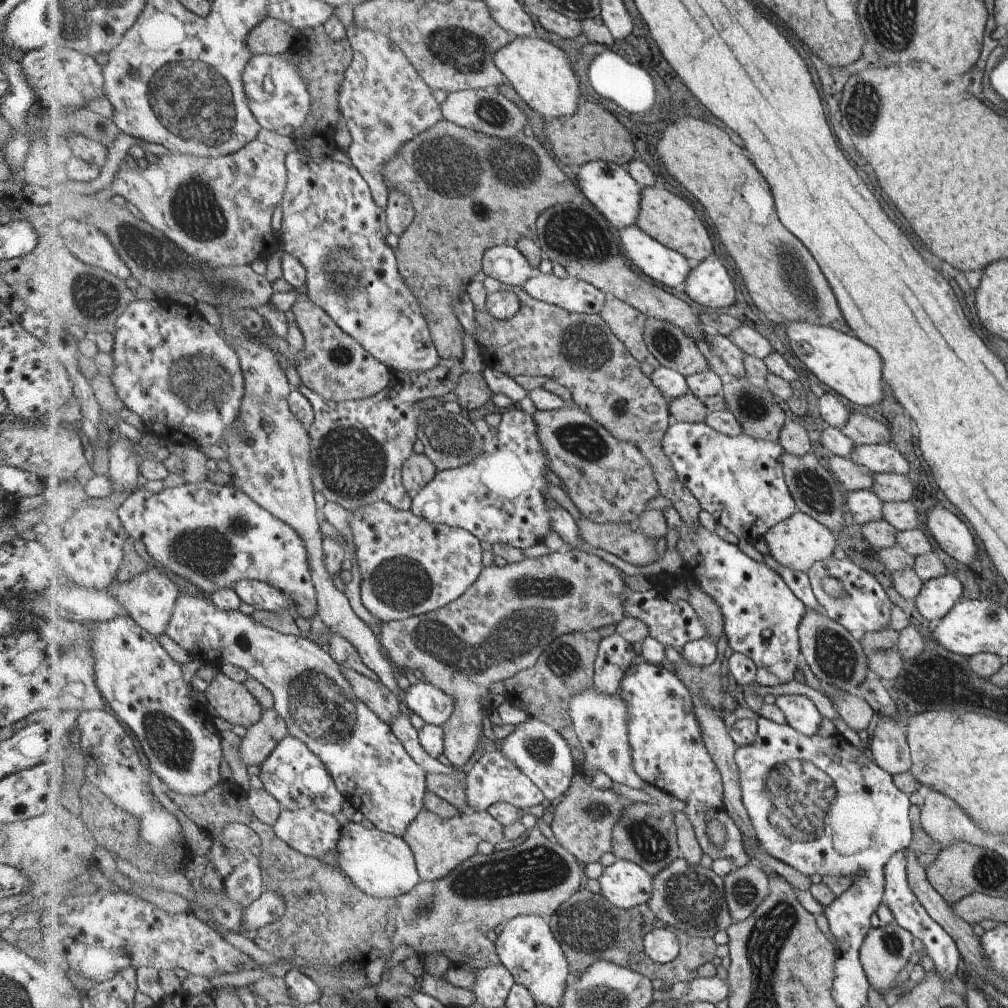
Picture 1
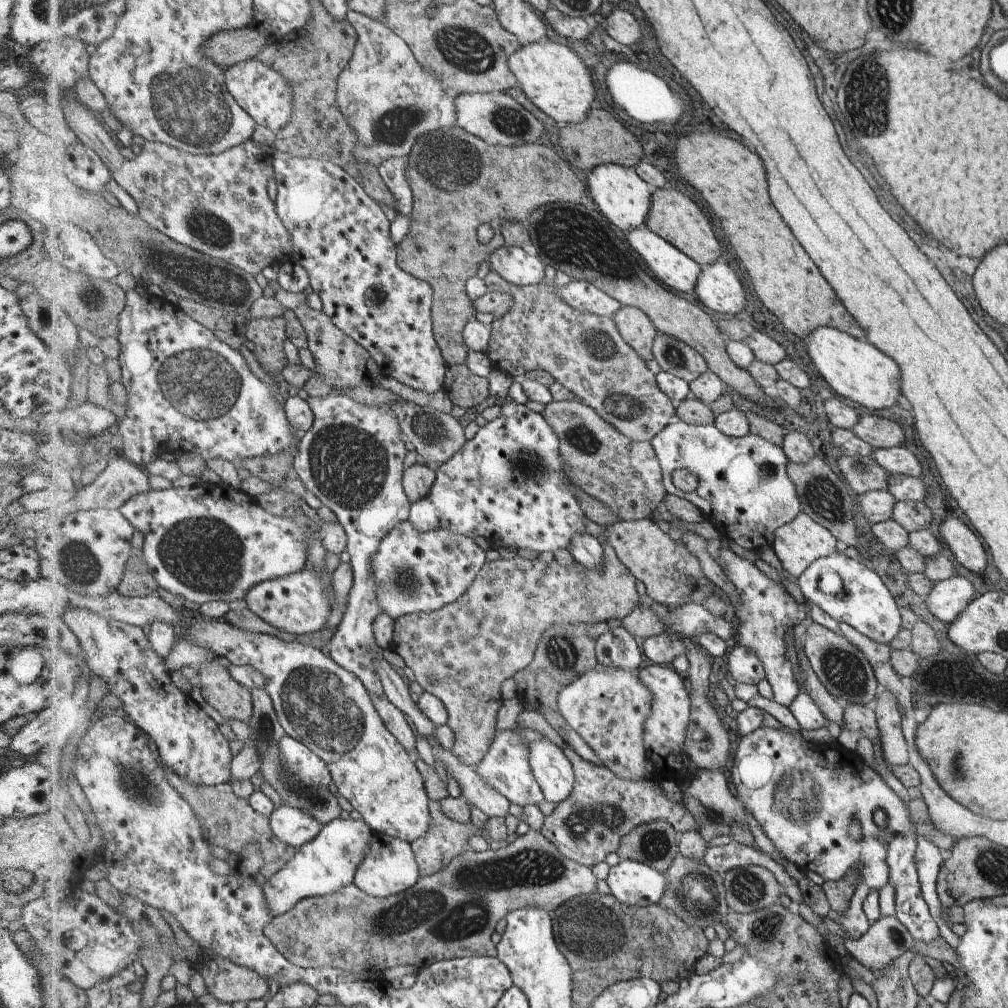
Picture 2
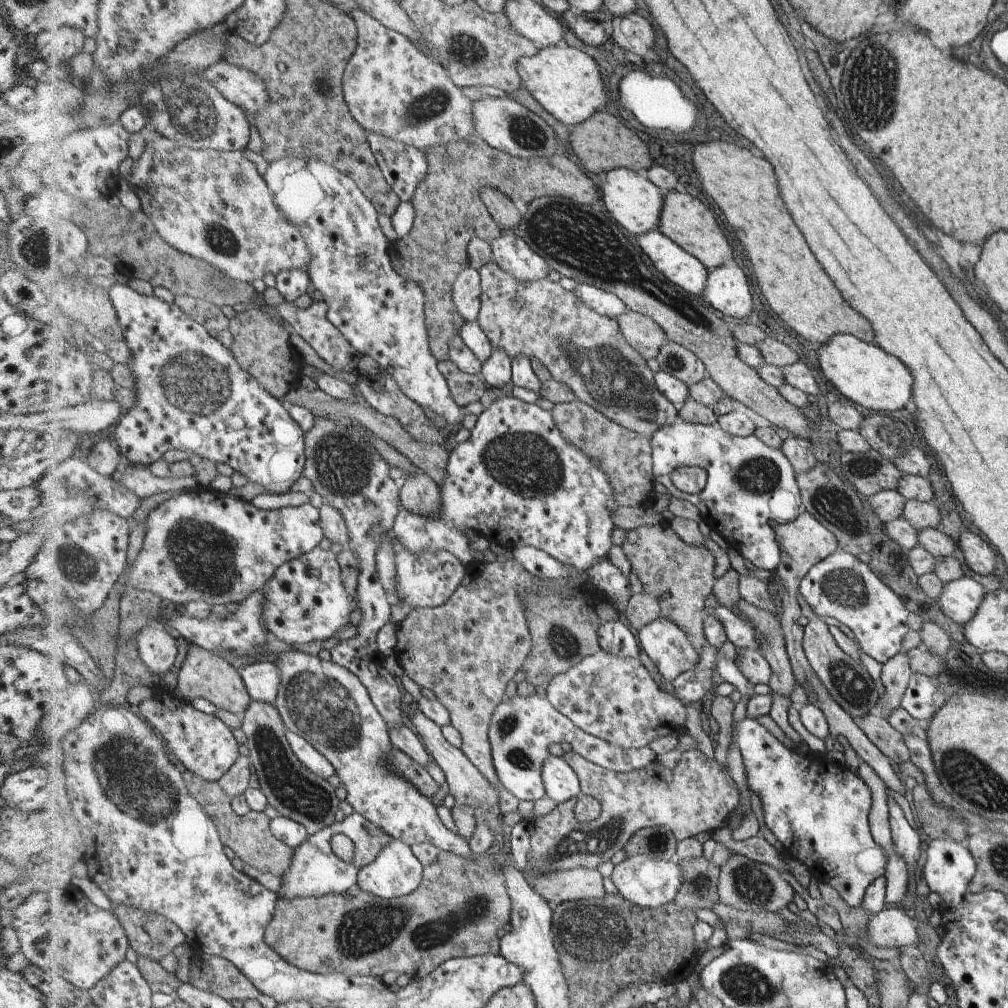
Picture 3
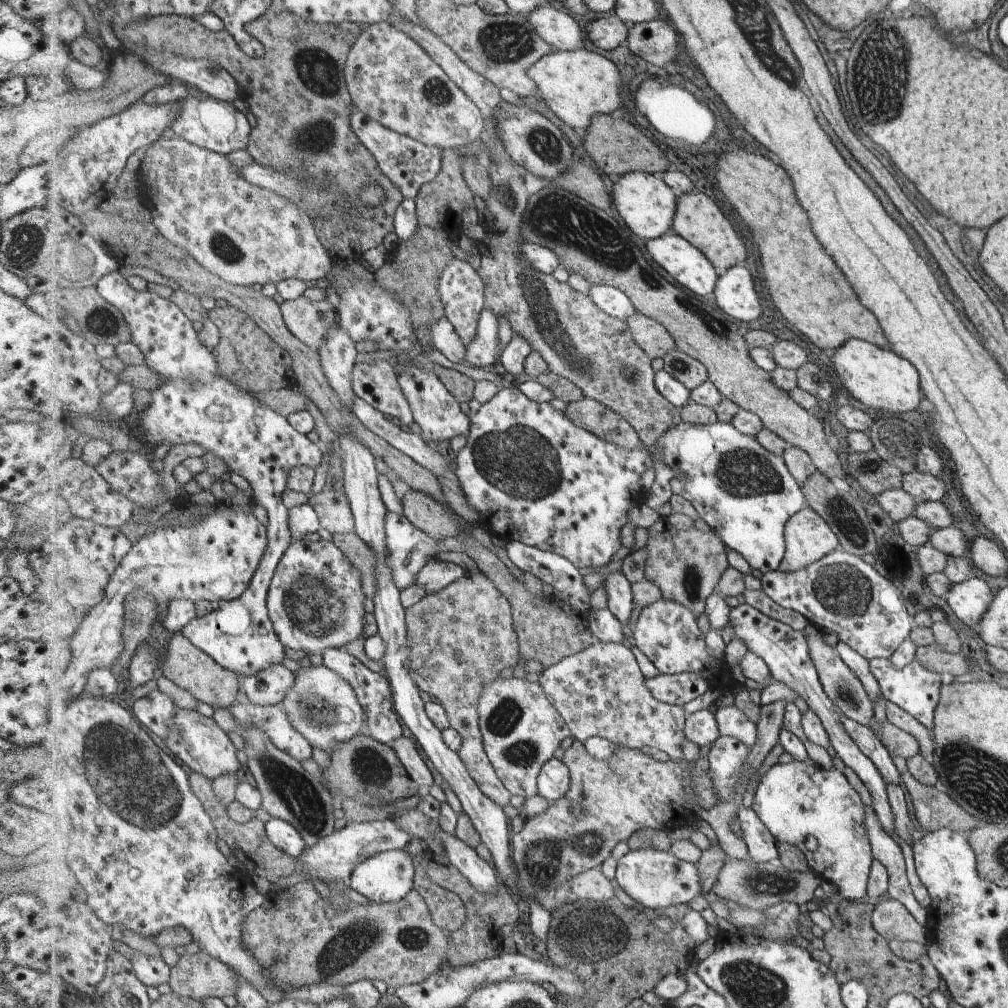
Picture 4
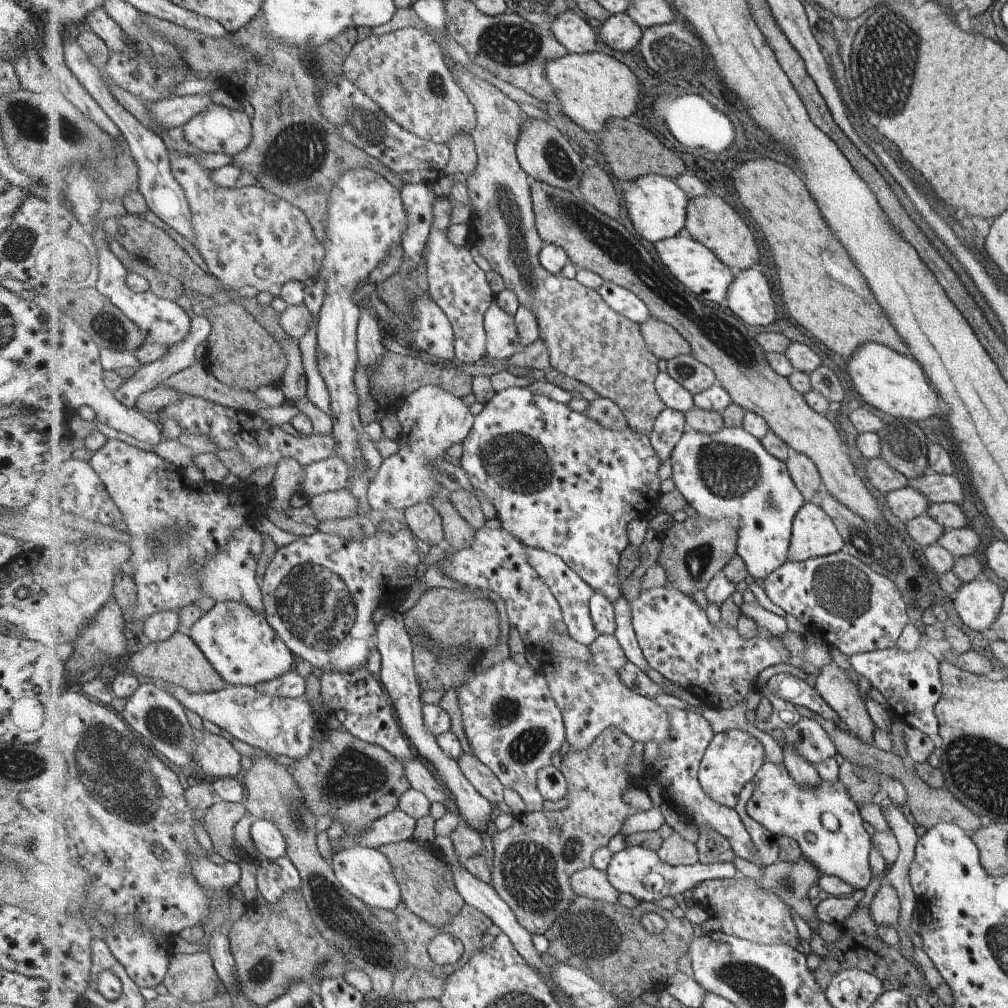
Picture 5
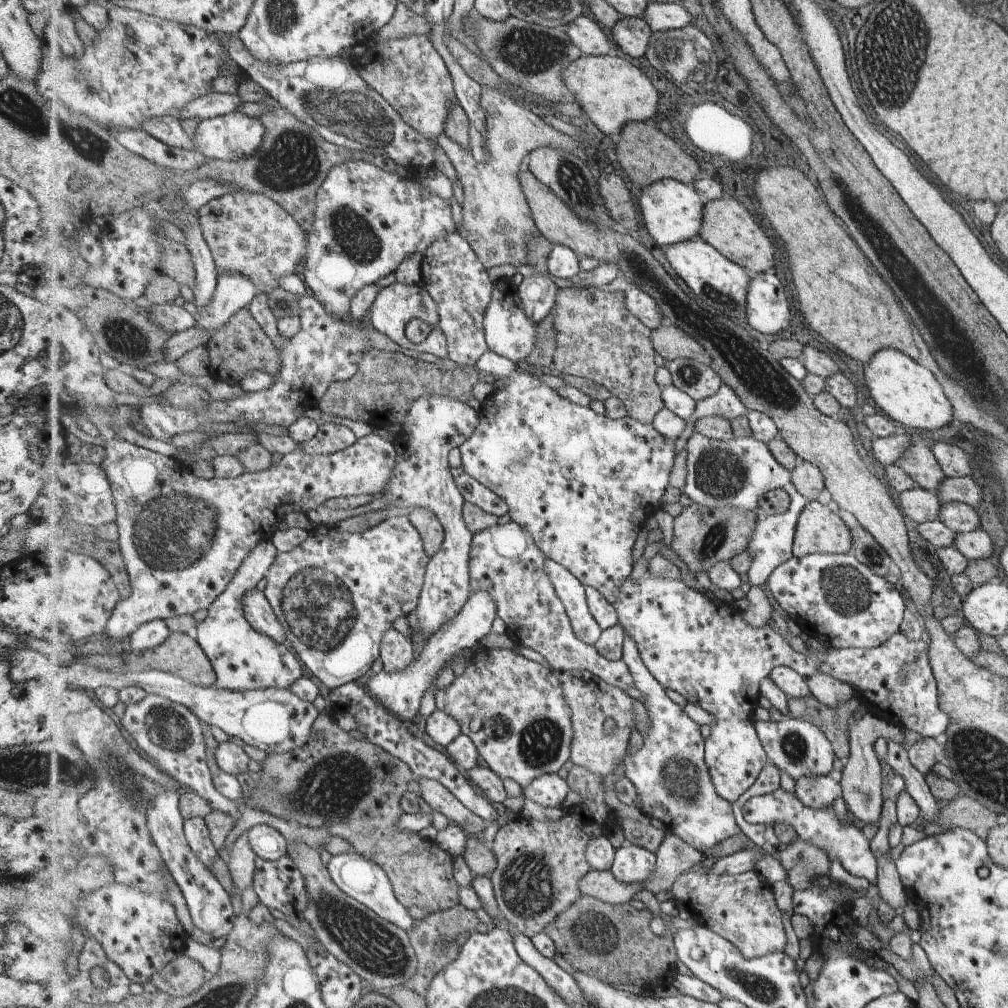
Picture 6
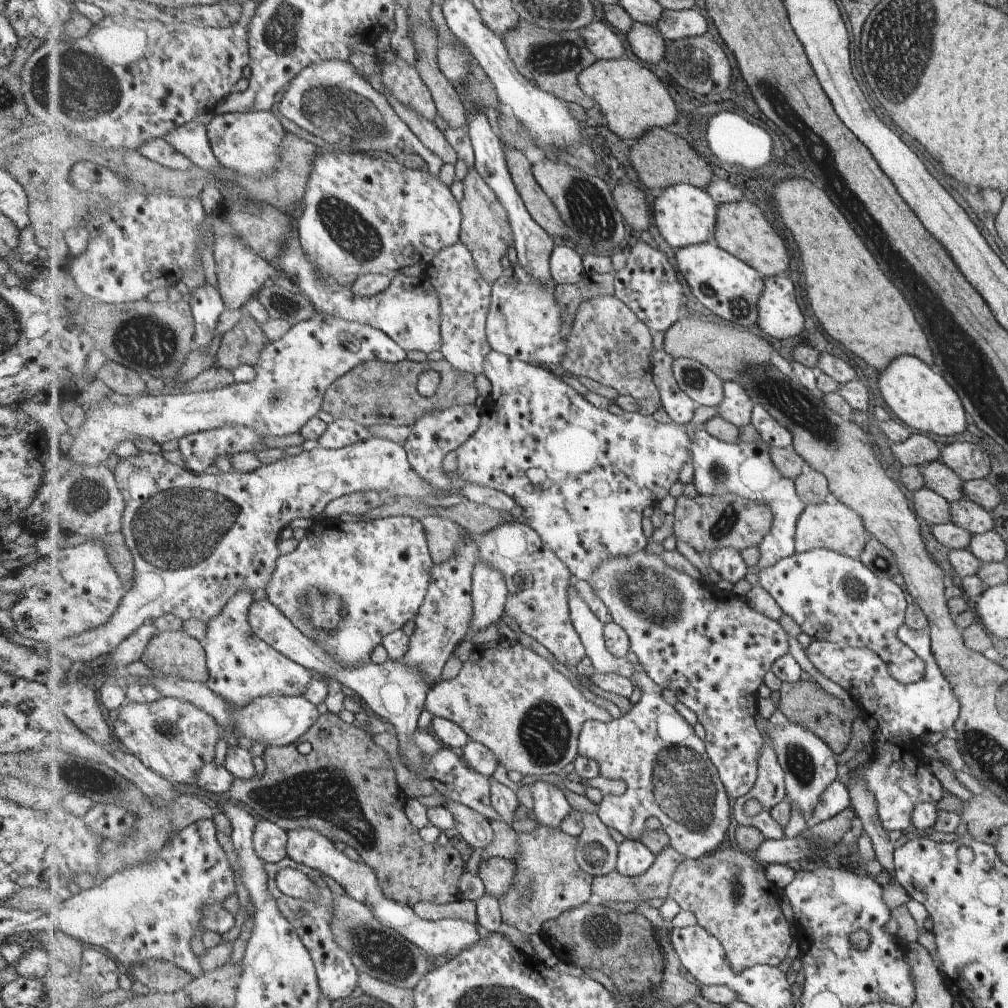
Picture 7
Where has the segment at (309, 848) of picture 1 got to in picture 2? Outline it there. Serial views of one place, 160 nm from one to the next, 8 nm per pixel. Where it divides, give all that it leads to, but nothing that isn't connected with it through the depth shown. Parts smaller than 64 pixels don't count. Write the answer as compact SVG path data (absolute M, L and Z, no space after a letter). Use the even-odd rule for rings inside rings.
M285 802L270 816L270 825L277 838L294 850L317 838L324 827L312 814Z

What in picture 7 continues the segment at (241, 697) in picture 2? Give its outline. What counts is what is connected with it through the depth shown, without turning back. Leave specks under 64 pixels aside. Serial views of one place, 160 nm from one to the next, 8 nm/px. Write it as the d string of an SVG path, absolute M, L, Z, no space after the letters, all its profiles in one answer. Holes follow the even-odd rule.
M182 630L155 635L143 653L143 662L158 674L204 683L210 679L204 644Z

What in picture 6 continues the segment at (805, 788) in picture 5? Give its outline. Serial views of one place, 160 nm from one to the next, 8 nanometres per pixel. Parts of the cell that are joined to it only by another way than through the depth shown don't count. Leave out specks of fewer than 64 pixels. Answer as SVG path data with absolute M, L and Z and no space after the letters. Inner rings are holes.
M779 788L773 794L746 798L743 803L742 814L753 825L791 824L795 828L798 837L802 840L813 842L815 846L827 850L831 861L839 858L843 862L843 868L847 872L853 874L853 876L865 878L873 884L878 882L878 859L872 852L871 843L867 839L867 836L865 836L864 830L859 830L853 824L841 824L841 820L835 814L833 808L813 810L813 808L805 806L795 793Z

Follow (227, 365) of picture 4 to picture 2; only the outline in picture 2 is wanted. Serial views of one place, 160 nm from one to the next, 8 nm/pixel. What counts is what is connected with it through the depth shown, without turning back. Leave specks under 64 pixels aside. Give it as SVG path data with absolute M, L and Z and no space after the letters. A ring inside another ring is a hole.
M283 317L249 319L246 324L247 343L261 367L273 376L288 365L285 356L287 322Z

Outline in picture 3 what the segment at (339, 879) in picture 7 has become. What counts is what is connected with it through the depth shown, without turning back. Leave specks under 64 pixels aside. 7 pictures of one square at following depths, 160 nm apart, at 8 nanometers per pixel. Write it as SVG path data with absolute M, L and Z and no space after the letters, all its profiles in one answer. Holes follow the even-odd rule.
M393 839L387 844L377 859L366 868L361 868L358 886L369 894L383 899L395 899L408 896L418 890L423 883L424 864L413 853L412 847L401 840Z

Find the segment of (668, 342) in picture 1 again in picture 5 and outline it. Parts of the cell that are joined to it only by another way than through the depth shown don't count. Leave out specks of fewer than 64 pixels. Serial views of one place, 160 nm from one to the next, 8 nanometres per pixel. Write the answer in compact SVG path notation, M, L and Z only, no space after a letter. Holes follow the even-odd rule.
M692 355L668 360L667 372L694 396L717 384L715 371Z

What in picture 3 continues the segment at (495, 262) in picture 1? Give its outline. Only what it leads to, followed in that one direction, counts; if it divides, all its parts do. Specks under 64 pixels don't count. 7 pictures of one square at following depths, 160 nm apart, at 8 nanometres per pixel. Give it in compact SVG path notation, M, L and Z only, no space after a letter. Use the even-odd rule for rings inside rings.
M503 232L500 238L491 242L491 246L494 262L497 262L501 268L507 270L512 276L515 276L515 279L529 281L547 279L549 272L553 270L549 266L549 262L541 254L534 252L523 238L518 237L513 232Z

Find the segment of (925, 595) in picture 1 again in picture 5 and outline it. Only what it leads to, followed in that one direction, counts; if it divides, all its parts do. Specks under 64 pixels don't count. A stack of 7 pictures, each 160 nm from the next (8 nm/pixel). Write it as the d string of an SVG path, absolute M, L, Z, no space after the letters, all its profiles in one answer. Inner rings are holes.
M983 577L962 583L951 599L961 622L979 632L990 628L1002 605L999 588Z

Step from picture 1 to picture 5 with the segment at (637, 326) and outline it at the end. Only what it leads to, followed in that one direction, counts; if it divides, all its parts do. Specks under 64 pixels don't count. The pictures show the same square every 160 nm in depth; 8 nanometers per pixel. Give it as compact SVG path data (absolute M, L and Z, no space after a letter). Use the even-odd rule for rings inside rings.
M651 317L646 323L640 324L648 349L658 359L666 361L681 355L691 355L692 346L685 337L670 324Z

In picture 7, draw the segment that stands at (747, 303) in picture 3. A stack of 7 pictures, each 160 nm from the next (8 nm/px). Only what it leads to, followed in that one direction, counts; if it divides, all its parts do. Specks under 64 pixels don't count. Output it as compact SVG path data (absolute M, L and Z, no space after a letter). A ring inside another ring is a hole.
M778 275L767 277L764 282L764 293L759 301L759 329L777 341L801 334L805 316L797 302L793 280Z

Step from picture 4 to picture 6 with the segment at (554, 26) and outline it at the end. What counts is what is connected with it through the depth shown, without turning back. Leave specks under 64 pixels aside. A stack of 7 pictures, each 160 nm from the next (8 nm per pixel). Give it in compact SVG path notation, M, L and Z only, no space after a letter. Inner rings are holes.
M582 14L566 27L571 40L582 50L583 55L607 55L613 48L613 38L589 16Z

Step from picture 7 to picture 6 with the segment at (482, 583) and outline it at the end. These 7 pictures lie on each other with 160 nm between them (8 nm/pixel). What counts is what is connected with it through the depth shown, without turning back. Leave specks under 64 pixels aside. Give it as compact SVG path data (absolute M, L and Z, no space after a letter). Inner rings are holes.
M485 589L473 590L473 594L465 604L465 608L426 642L423 649L418 652L416 661L409 668L397 670L397 672L383 670L379 673L370 673L367 683L369 694L377 702L381 702L391 714L396 714L403 720L411 720L417 717L423 694L427 694L429 688L435 684L434 681L439 675L437 673L441 672L445 664L452 660L455 655L464 651L465 648L479 646L479 640L491 633L493 622L495 622L497 616L498 607L495 596Z

